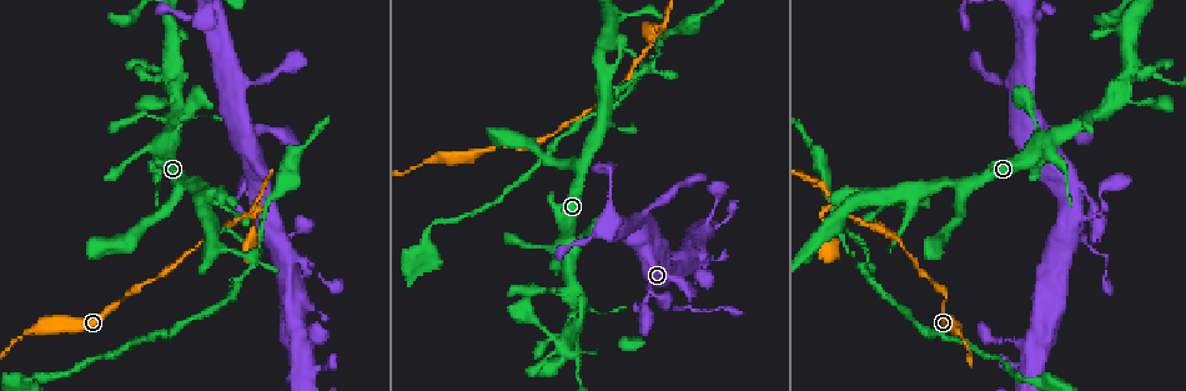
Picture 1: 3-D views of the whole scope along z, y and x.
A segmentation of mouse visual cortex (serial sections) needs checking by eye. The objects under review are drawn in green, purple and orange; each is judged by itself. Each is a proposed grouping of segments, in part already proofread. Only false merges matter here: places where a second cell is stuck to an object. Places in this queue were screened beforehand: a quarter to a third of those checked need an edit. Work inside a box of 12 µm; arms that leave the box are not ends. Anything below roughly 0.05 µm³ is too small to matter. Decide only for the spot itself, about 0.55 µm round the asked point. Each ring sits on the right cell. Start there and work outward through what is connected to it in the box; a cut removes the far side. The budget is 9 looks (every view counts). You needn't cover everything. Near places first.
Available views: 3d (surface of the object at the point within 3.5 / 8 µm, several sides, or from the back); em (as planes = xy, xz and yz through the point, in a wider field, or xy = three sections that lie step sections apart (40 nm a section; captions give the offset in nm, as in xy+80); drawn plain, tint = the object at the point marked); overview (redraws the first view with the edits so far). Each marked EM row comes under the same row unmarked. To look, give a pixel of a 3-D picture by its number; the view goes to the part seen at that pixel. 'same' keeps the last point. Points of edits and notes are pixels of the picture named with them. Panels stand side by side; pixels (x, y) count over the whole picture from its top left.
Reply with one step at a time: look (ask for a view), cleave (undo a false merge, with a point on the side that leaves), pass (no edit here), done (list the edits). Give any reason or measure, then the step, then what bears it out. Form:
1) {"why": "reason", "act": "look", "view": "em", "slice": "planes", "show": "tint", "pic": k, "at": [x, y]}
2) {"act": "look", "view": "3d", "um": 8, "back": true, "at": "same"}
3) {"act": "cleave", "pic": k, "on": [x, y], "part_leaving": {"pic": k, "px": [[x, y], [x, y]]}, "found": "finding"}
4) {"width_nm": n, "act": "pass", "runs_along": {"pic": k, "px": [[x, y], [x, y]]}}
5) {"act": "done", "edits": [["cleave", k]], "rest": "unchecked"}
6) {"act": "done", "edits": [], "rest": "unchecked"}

{"why": "abrupt turn", "act": "look", "view": "3d", "um": 3.5, "pic": 1, "at": [695, 311]}

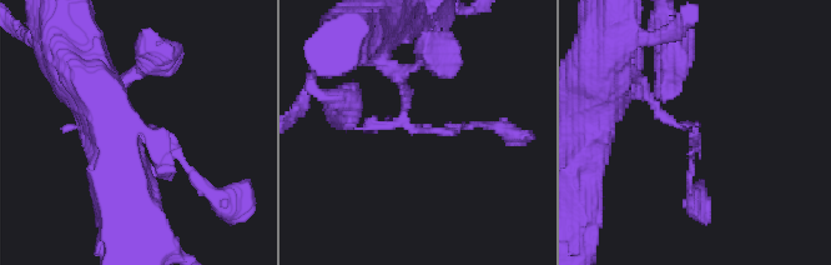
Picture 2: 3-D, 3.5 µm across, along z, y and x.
{"act": "look", "view": "em", "slice": "planes", "show": "tint", "pic": 2, "at": [413, 129]}

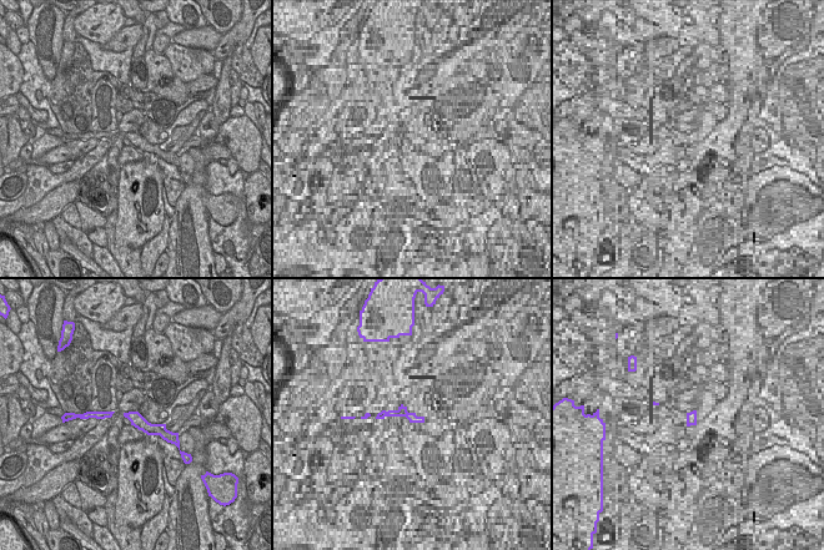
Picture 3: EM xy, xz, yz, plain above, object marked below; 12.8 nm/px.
{"act": "cleave", "pic": 2, "on": [447, 130], "found": "two cells meet here"}

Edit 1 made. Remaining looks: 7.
{"why": "see it whole again", "act": "look", "view": "overview"}

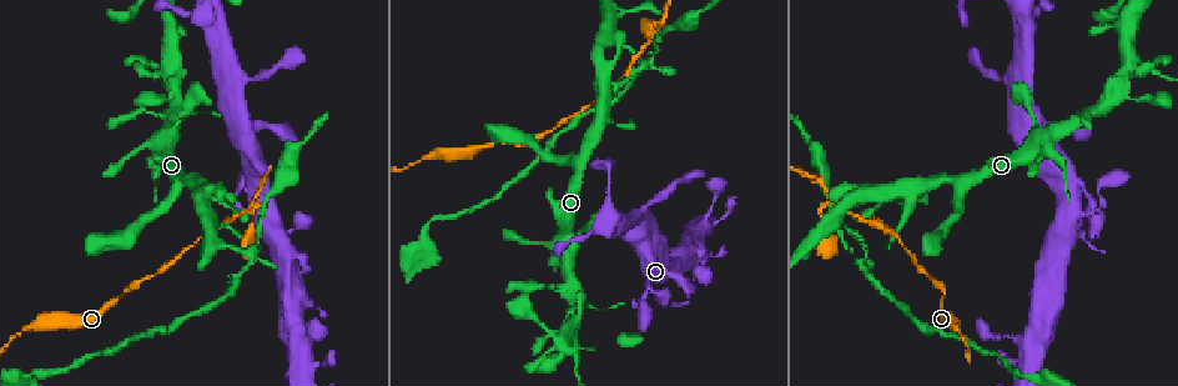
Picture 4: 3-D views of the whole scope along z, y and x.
{"why": "sharp bend", "act": "look", "view": "3d", "um": 3.5, "back": true, "pic": 4, "at": [653, 32]}

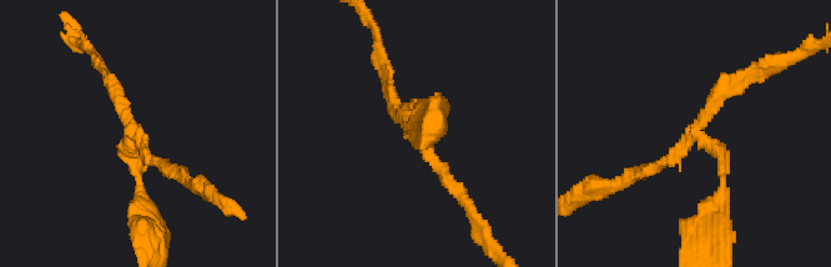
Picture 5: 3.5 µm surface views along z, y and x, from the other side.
{"arms": 3, "arm_widths_nm": [150, 150, 200], "why": "need the tissue", "act": "look", "view": "em", "slice": "xy", "step": 2, "show": "tint", "pic": 5, "at": [694, 140]}

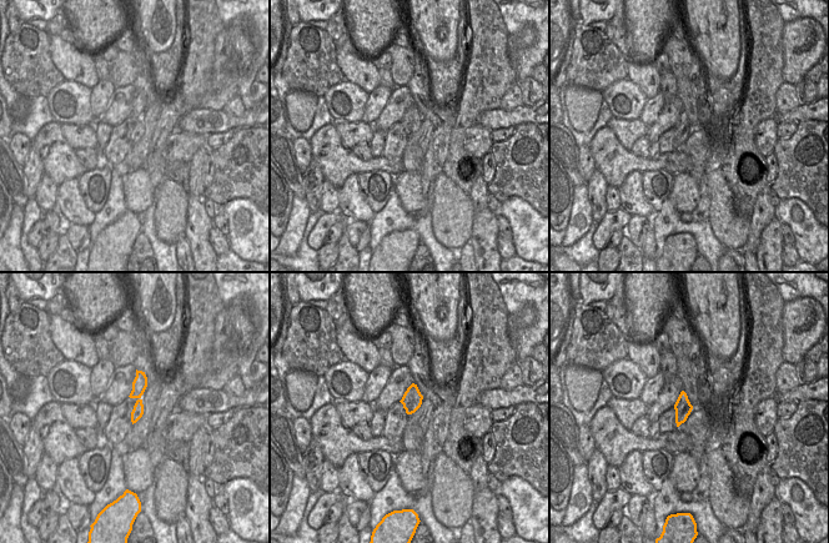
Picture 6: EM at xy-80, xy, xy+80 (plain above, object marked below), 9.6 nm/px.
{"act": "cleave", "pic": 5, "on": [139, 189], "border": {"pic": 6, "px": [[415, 385], [412, 400], [403, 405]]}, "found": "a second cell is stuck on"}

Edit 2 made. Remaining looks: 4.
{"why": "a fork", "act": "look", "view": "3d", "um": 8, "pic": 4, "at": [602, 115]}

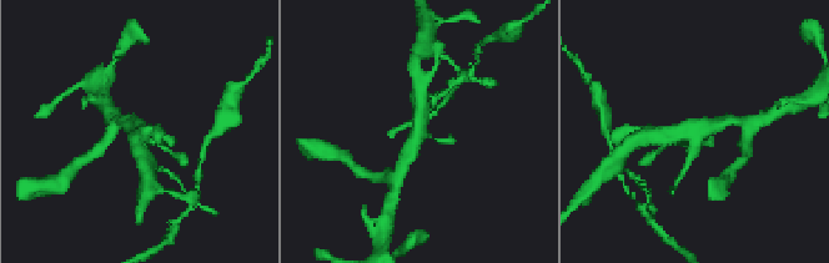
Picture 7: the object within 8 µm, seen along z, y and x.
{"act": "look", "view": "3d", "um": 3.5, "pic": 7, "at": [697, 132]}

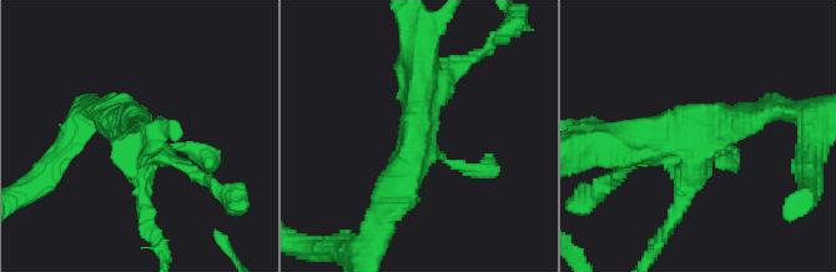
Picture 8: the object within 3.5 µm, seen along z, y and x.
{"act": "pass", "runs_along": {"pic": 8, "px": [[391, 202], [418, 139], [422, 49]]}, "found": "one cell here"}

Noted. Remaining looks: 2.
{"why": "two arms in line, one across", "act": "look", "view": "3d", "um": 3.5, "pic": 4, "at": [650, 64]}

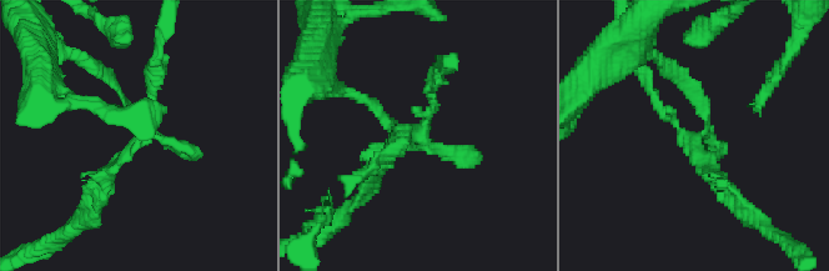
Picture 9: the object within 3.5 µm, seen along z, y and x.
{"act": "look", "view": "em", "slice": "xy", "step": 3, "show": "tint", "pic": 9, "at": [697, 138]}

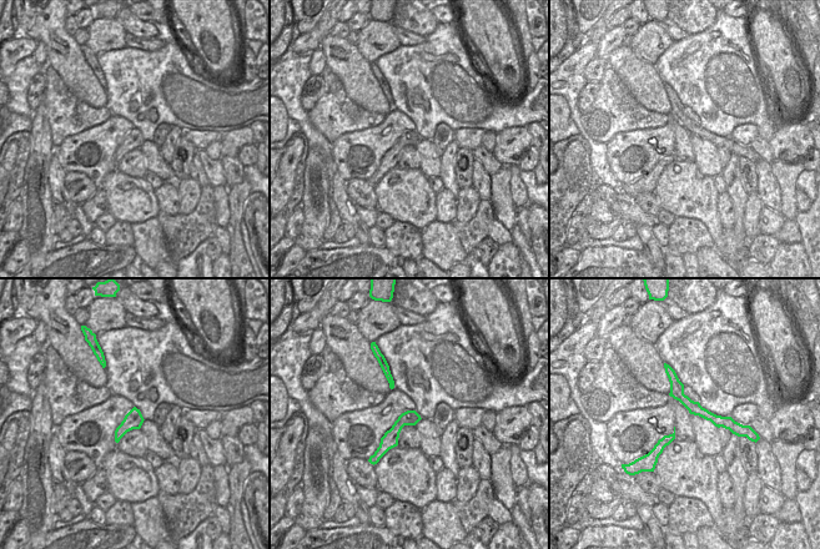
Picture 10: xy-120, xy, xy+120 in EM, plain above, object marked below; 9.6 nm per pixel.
{"act": "cleave", "pic": 9, "on": [174, 142], "part_leaving": {"pic": 9, "px": [[706, 128], [693, 150], [748, 215]]}, "found": "a second cell is stuck on"}

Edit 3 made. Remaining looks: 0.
{"act": "done", "edits": [["cleave", 2], ["cleave", 5], ["cleave", 9]], "rest": "unchecked"}

